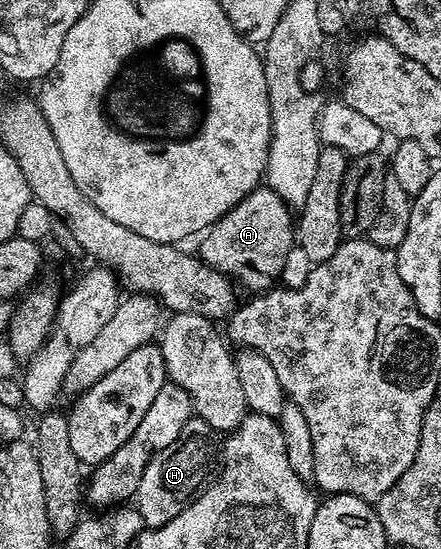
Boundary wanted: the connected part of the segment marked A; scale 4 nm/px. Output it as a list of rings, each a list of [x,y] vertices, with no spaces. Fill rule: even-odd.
[[[260,187],[216,221],[201,240],[197,250],[200,261],[226,273],[232,282],[252,289],[252,294],[262,295],[280,280],[285,255],[297,245],[297,221],[291,206],[283,202],[277,191]]]

